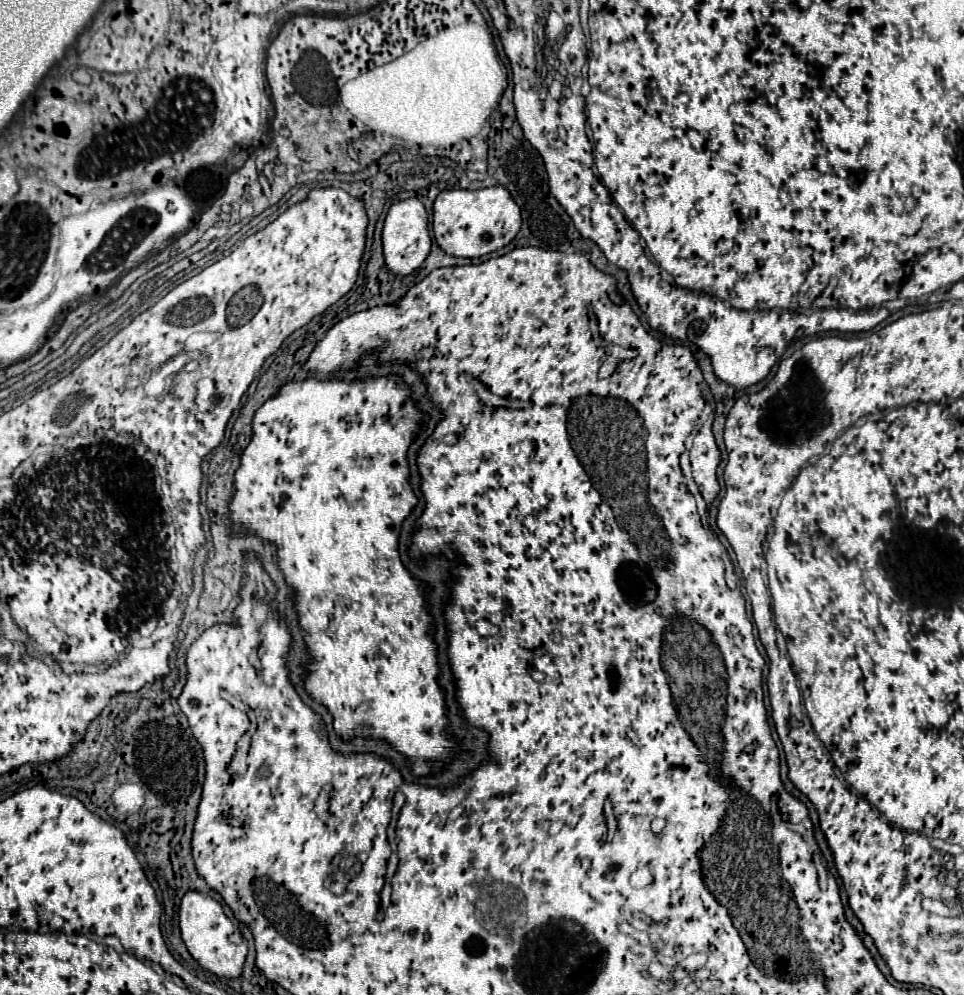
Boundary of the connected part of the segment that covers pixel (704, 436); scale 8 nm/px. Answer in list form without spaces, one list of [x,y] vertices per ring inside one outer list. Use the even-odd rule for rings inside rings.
[[[714,413],[710,419],[700,427],[698,435],[694,437],[694,445],[690,449],[690,463],[692,463],[692,473],[694,481],[705,500],[710,505],[716,493],[718,493],[718,481],[716,481],[716,467],[720,463],[720,453],[716,447],[716,441],[712,433]],[[714,445],[714,447],[712,447]]]

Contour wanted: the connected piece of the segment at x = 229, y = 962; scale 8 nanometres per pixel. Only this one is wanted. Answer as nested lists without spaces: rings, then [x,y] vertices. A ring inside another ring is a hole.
[[[186,891],[186,895],[182,897],[180,903],[180,935],[182,941],[186,943],[190,955],[208,971],[216,973],[218,977],[240,977],[242,967],[244,967],[244,959],[246,959],[246,949],[248,949],[248,941],[242,937],[240,939],[232,939],[232,935],[238,931],[234,927],[234,923],[226,917],[222,905],[212,899],[210,895],[202,895],[200,891]]]

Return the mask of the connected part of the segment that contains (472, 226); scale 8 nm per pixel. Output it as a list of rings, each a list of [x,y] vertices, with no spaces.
[[[502,185],[478,191],[450,189],[442,191],[434,201],[434,239],[440,249],[452,257],[478,259],[506,247],[522,227],[520,207],[510,191]]]

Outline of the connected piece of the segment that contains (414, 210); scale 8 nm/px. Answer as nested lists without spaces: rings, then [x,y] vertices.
[[[404,199],[392,203],[388,209],[384,229],[382,229],[382,245],[384,245],[384,261],[386,267],[394,273],[412,273],[414,271],[414,255],[428,255],[430,253],[430,235],[428,235],[428,213],[424,205],[414,199]]]

